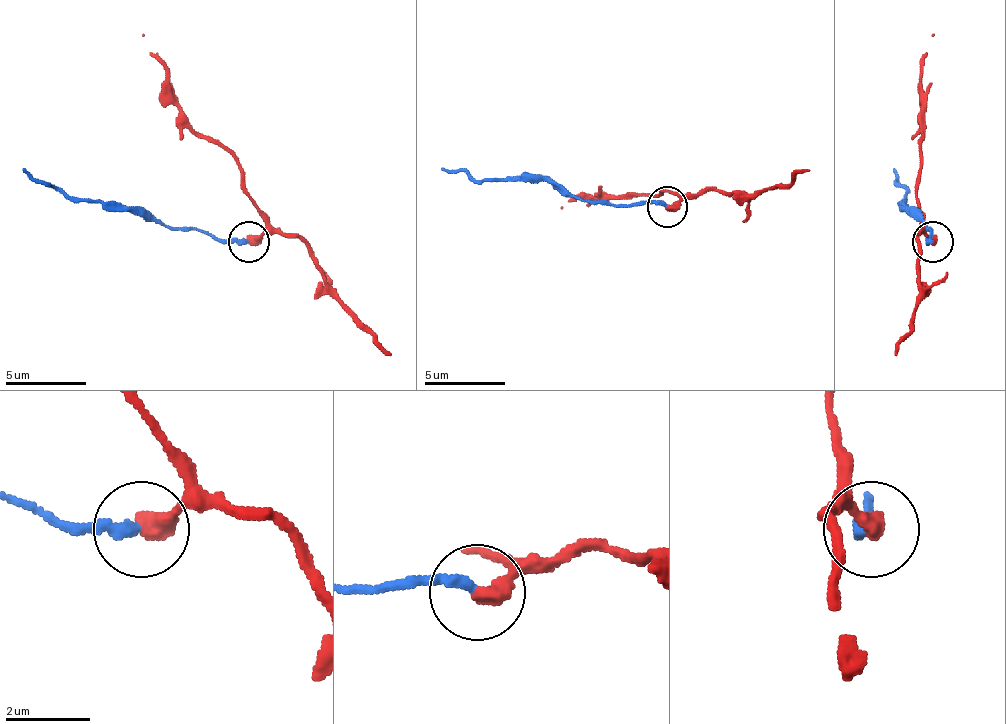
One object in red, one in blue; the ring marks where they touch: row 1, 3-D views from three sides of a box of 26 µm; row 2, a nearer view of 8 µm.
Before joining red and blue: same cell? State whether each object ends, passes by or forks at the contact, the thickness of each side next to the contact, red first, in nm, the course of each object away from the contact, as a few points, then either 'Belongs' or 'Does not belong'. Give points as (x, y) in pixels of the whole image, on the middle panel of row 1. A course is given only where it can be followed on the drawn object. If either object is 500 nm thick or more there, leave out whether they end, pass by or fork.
At the ring red ends. At the ring blue ends. Thickness 440 nm (red) against 280 nm. Course of red: (668, 208), (684, 200), (664, 191), (660, 196), (571, 196), (562, 208). Course of blue: (668, 204), (591, 204), (542, 179), (485, 179), (441, 167). Does not belong

